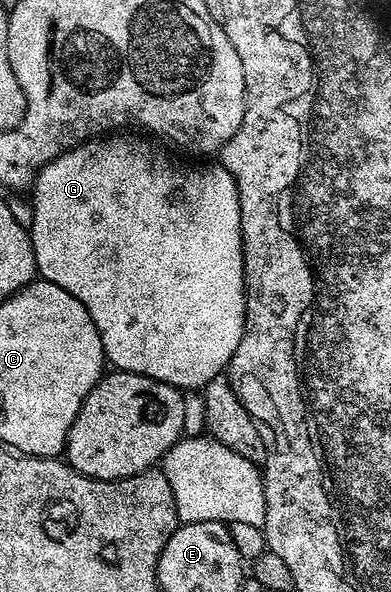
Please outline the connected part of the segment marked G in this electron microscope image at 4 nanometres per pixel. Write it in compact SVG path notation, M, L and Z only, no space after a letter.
M105 134L100 138L86 140L83 144L77 144L75 147L66 150L62 156L56 156L51 162L47 162L47 166L43 166L37 171L37 176L33 180L33 187L31 189L31 195L33 195L33 221L28 221L27 224L29 241L33 244L33 253L35 254L35 262L37 263L36 275L55 286L63 286L63 290L67 290L67 294L71 294L71 298L79 298L79 302L83 302L87 314L91 314L91 322L95 322L95 330L99 330L99 334L101 335L106 361L116 371L143 374L147 378L155 378L159 382L182 390L188 390L188 388L197 388L196 390L204 389L205 384L211 382L211 378L222 375L228 369L229 364L233 361L235 350L245 333L245 250L241 246L241 211L239 210L239 194L235 186L235 178L231 178L229 171L226 168L222 168L220 163L217 162L205 164L202 168L196 168L193 164L180 164L179 161L172 160L159 145L152 144L148 140L148 138L150 139L148 135L145 135L146 137L117 135L121 134Z

